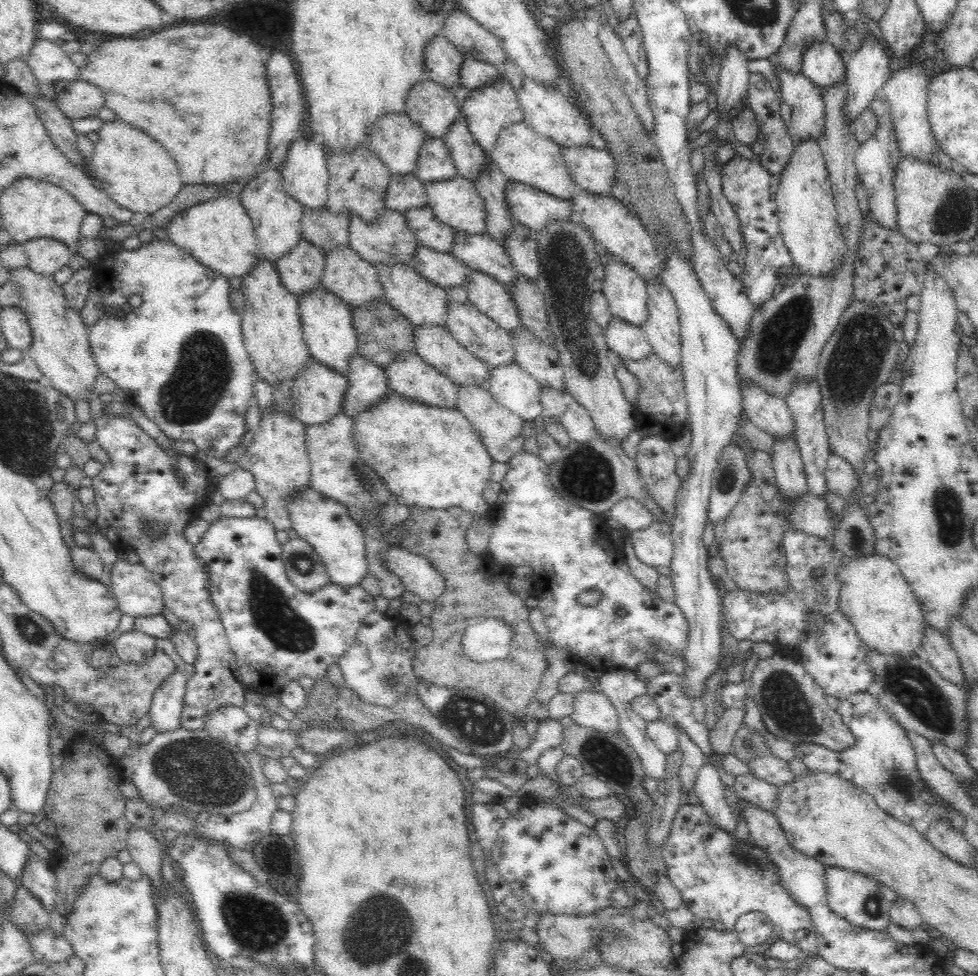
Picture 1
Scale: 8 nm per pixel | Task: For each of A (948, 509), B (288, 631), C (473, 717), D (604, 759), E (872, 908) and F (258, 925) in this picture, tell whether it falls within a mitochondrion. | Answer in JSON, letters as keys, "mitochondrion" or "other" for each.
{"A":"mitochondrion","B":"mitochondrion","C":"mitochondrion","D":"mitochondrion","E":"mitochondrion","F":"mitochondrion"}

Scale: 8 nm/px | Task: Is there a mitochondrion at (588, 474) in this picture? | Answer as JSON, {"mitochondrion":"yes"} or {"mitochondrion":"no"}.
{"mitochondrion":"yes"}

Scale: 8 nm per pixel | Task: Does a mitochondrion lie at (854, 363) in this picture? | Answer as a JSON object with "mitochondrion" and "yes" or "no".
{"mitochondrion":"yes"}

